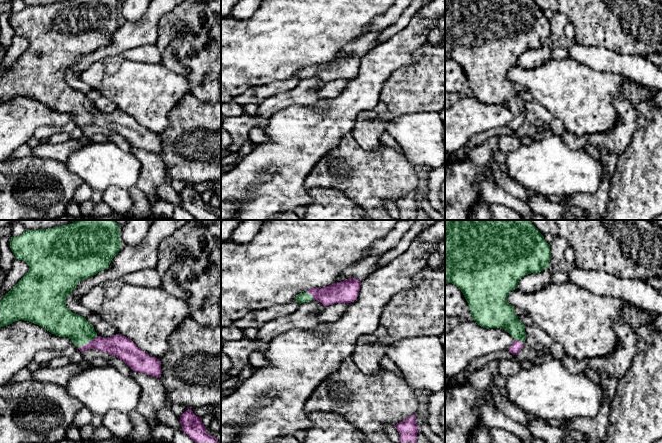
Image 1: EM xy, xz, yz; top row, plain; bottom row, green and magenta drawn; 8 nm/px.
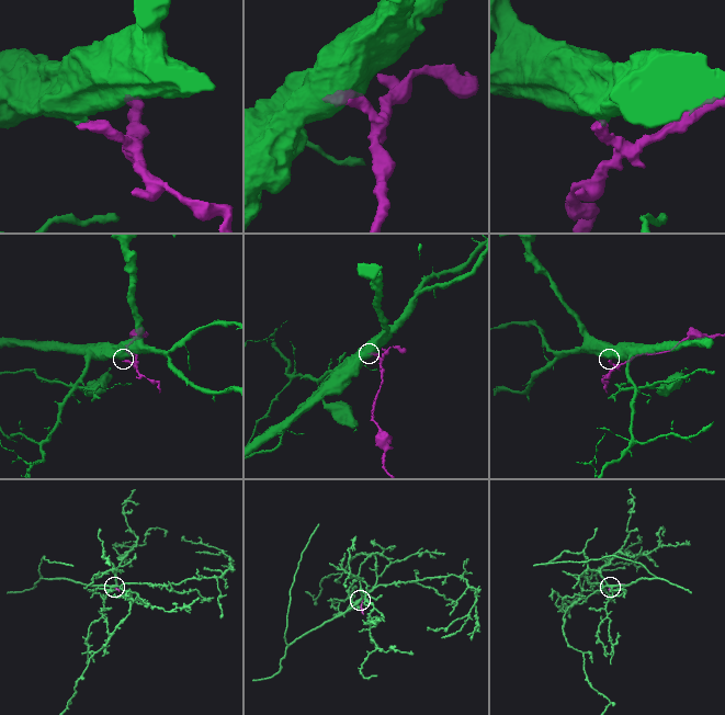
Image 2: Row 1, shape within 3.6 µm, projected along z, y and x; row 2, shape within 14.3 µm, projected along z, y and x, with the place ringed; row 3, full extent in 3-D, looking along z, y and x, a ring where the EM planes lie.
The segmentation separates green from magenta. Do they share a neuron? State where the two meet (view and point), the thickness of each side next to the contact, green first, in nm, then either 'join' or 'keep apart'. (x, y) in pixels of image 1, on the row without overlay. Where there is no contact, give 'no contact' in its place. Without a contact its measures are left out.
xy (87, 118) | 220/170 nm | join

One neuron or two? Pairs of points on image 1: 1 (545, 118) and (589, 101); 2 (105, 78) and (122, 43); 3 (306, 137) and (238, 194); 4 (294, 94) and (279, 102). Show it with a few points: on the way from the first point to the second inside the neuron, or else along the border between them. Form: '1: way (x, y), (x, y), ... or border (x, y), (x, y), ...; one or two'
1: border (534, 100), (540, 103), (554, 117); two
2: border (121, 54), (106, 56), (94, 63); two
3: way (287, 152), (267, 155), (247, 175); one
4: way (290, 97), (283, 100); one

